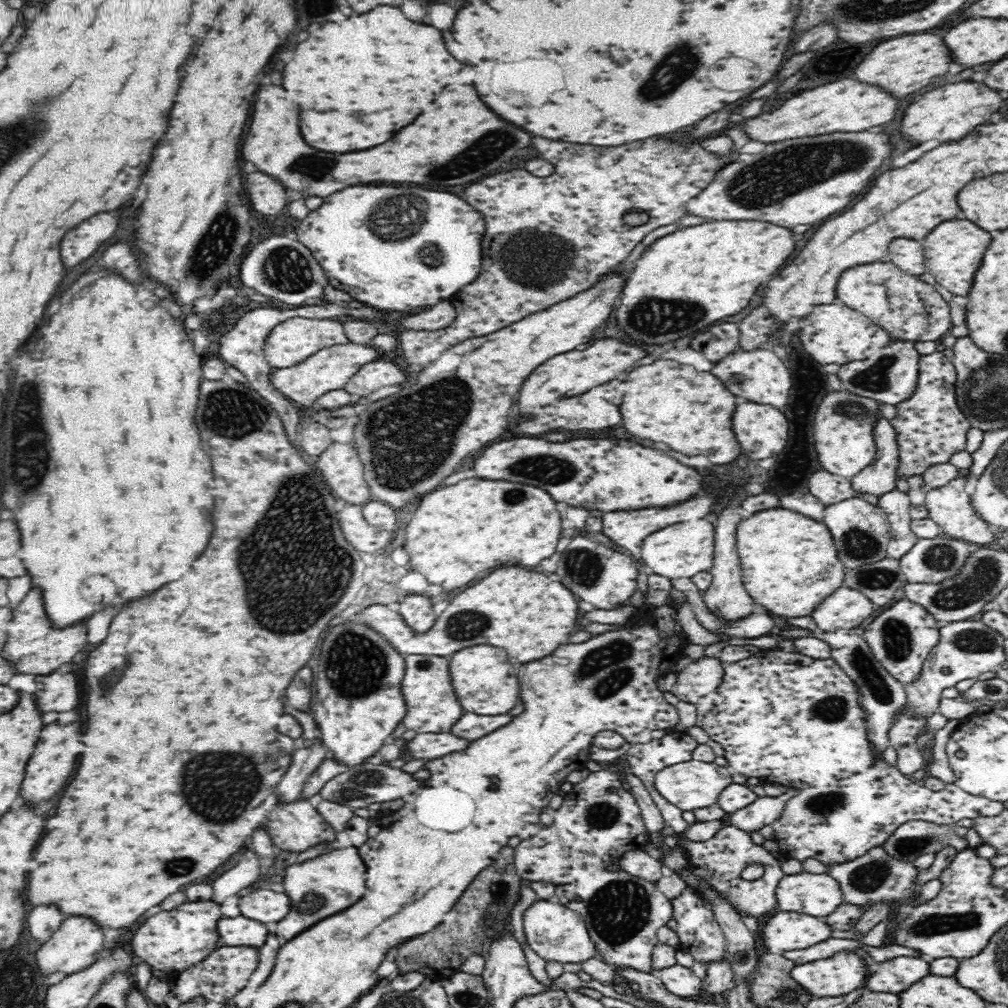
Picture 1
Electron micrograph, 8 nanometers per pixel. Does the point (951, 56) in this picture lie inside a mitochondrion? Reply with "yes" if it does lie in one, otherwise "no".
no

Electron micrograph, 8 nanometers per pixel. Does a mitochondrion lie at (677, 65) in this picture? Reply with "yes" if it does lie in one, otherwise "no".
yes

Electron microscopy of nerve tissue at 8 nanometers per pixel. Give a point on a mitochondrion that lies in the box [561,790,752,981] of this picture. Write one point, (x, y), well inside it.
(619, 910)

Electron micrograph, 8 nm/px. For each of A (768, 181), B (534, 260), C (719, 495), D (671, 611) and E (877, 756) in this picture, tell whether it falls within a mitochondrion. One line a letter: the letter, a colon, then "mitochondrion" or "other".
A: mitochondrion
B: mitochondrion
C: other
D: other
E: other

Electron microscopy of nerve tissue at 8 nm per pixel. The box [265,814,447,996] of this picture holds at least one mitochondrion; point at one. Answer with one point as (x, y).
(311, 903)

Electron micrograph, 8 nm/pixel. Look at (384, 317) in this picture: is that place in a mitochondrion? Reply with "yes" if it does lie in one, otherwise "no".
no

